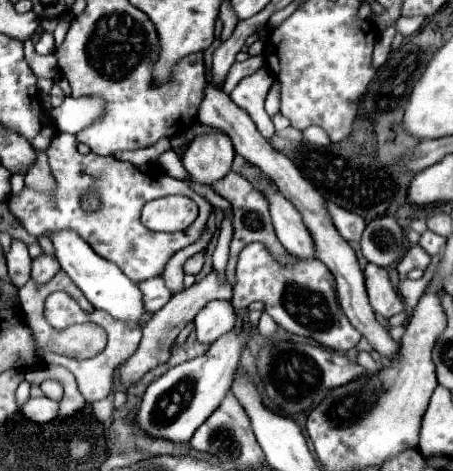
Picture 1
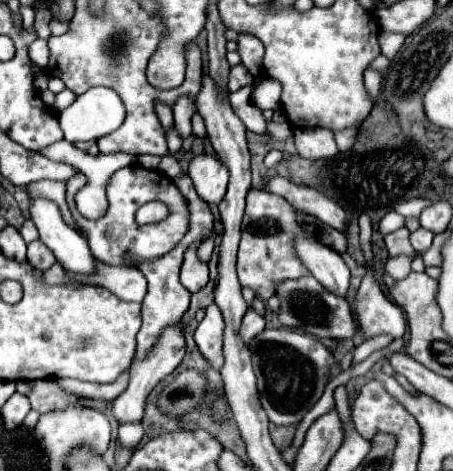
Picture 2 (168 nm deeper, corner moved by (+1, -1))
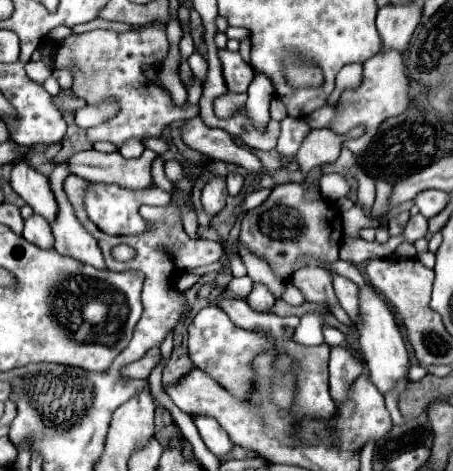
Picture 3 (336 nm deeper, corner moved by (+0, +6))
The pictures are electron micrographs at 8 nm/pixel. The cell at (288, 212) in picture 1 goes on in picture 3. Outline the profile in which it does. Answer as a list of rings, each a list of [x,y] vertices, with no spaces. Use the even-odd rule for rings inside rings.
[[[332,274],[332,278],[334,278],[334,290],[336,290],[336,296],[340,300],[340,306],[350,316],[350,320],[354,324],[358,324],[358,312],[360,312],[360,308],[358,308],[358,296],[360,296],[358,286],[352,280],[342,278],[338,274]]]

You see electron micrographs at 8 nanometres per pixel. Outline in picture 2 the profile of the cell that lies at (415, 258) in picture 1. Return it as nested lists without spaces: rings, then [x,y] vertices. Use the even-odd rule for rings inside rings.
[[[407,227],[399,229],[399,231],[393,231],[385,237],[385,245],[387,245],[387,251],[389,251],[389,257],[397,257],[397,255],[407,255],[407,257],[415,257],[417,253],[413,251],[411,243],[409,243],[409,231]]]

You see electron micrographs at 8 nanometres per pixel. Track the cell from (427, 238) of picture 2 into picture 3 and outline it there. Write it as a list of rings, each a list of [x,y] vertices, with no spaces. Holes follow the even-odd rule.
[[[416,214],[408,220],[402,236],[408,240],[408,242],[416,242],[418,238],[424,238],[428,232],[428,220],[422,216],[422,214]]]

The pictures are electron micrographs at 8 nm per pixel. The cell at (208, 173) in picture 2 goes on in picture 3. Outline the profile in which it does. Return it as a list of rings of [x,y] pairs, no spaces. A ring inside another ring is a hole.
[[[212,176],[210,182],[204,186],[202,190],[202,206],[204,206],[204,212],[210,214],[210,216],[216,216],[224,210],[226,206],[226,178],[222,176]]]

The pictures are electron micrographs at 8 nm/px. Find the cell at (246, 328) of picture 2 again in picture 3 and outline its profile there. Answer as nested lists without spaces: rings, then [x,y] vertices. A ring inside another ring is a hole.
[[[256,282],[254,288],[252,288],[252,292],[248,294],[250,306],[252,306],[254,310],[258,310],[258,312],[266,312],[268,308],[272,308],[274,300],[276,300],[276,298],[274,298],[272,292],[266,288],[266,284],[260,284],[260,282]]]

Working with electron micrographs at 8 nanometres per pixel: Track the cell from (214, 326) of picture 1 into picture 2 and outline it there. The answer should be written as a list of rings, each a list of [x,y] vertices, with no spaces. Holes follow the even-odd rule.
[[[213,303],[205,309],[205,317],[195,331],[195,343],[203,357],[211,361],[215,369],[221,369],[223,363],[223,331],[225,331],[223,315],[219,307]]]

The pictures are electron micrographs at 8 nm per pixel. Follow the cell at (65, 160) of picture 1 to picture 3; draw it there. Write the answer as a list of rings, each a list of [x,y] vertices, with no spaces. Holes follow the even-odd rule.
[[[92,184],[86,194],[86,212],[90,220],[106,234],[122,232],[122,234],[138,234],[146,230],[146,222],[138,214],[138,208],[142,204],[152,204],[152,206],[168,206],[170,204],[170,194],[160,190],[158,186],[150,186],[146,190],[128,190],[120,188],[116,184]]]

